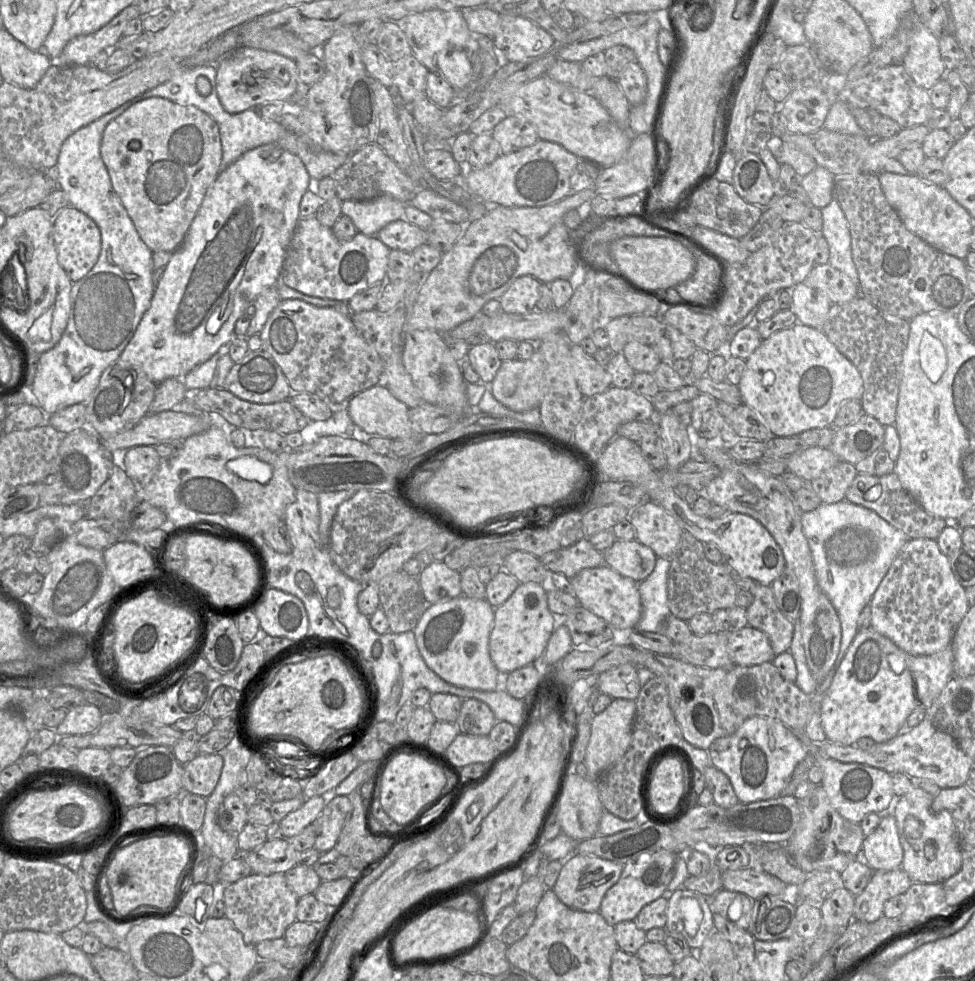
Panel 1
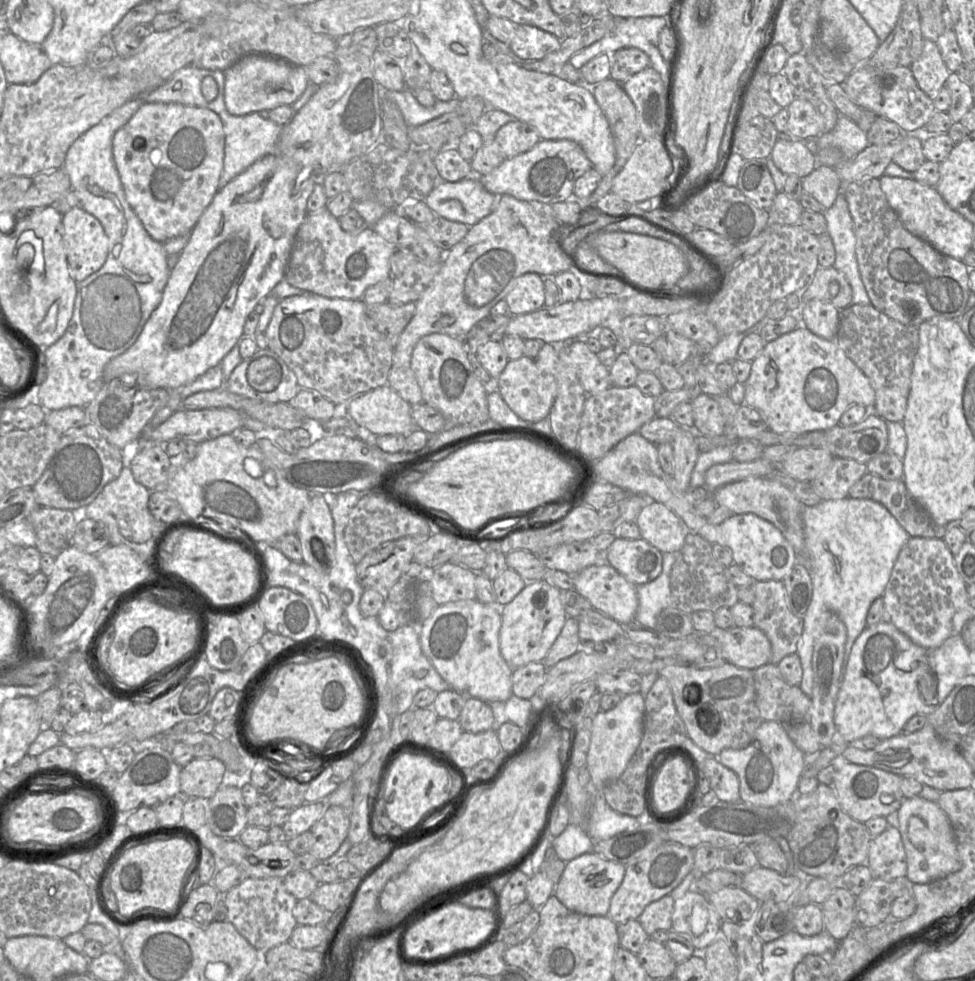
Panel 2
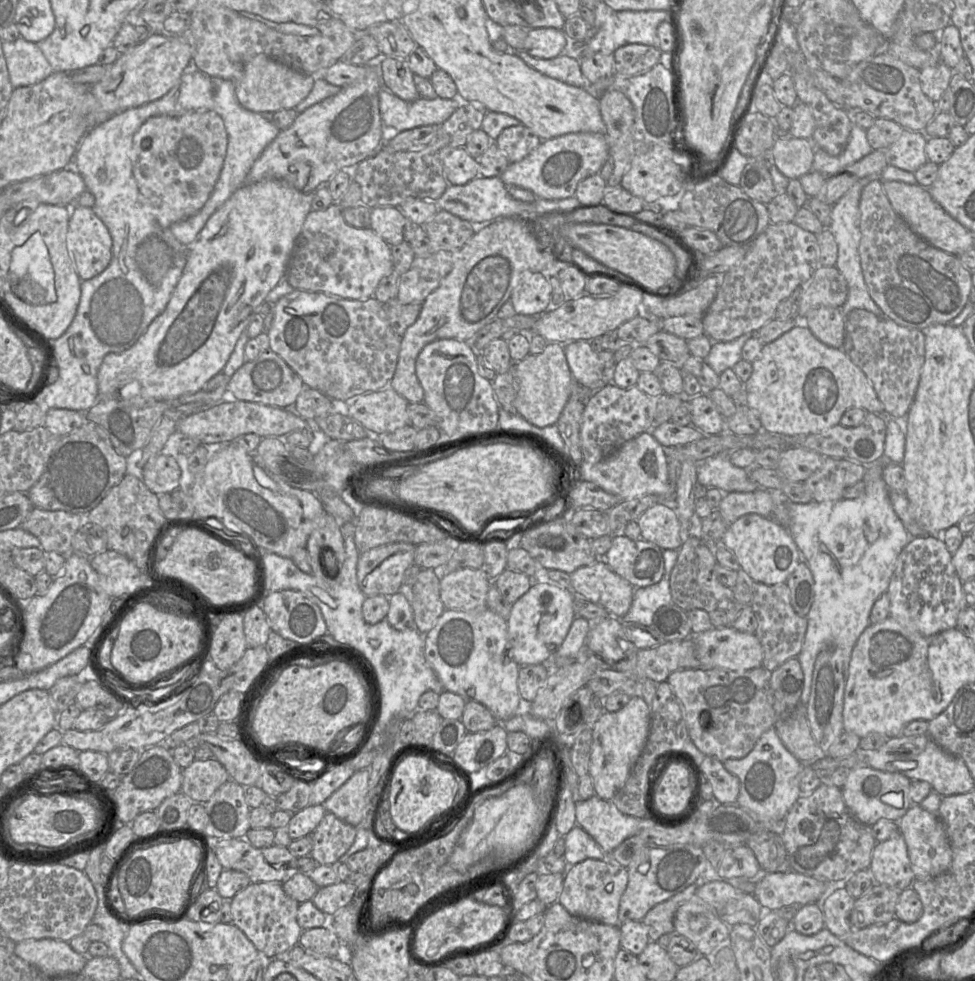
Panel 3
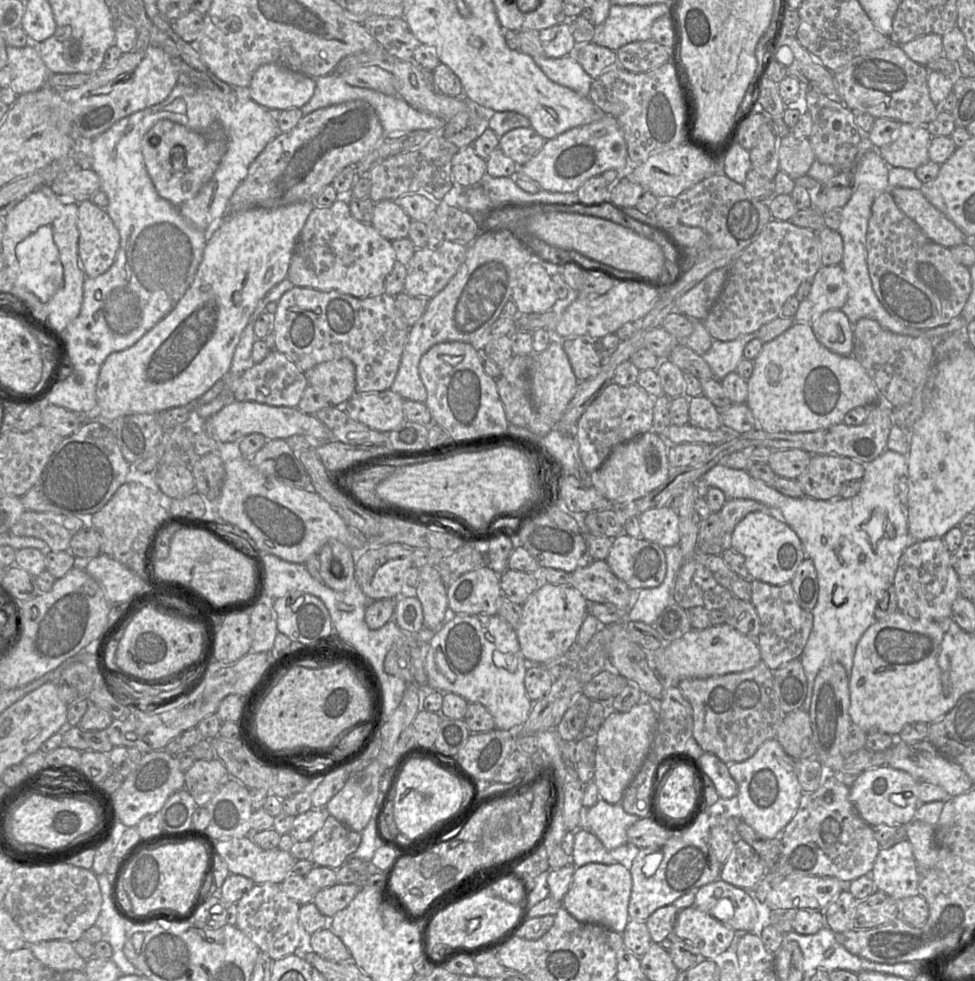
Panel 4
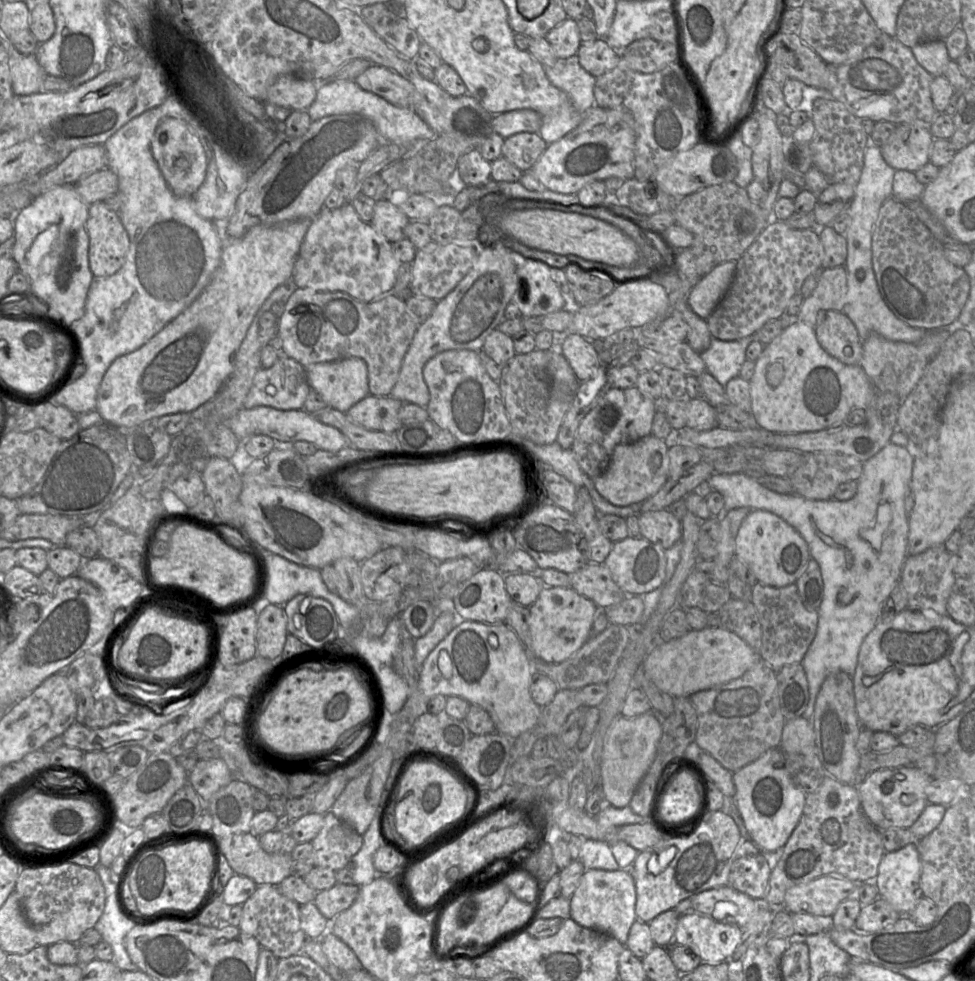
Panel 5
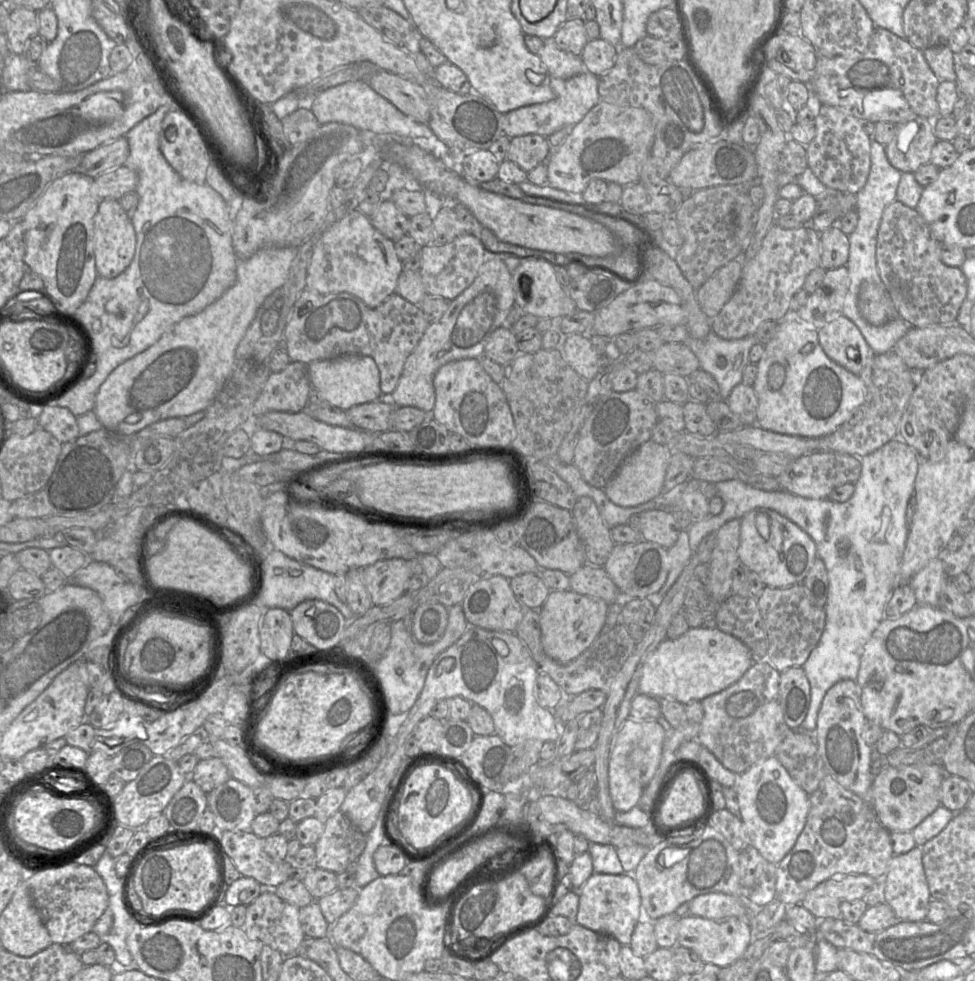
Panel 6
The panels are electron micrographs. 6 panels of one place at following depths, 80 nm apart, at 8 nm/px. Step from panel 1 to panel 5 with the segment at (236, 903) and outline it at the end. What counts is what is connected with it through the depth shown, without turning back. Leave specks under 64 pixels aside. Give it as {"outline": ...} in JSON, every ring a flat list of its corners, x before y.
{"outline":[[257,884,254,893,242,904,242,917,238,927,278,959,301,953,307,940,300,926,300,905,283,895,277,885]]}

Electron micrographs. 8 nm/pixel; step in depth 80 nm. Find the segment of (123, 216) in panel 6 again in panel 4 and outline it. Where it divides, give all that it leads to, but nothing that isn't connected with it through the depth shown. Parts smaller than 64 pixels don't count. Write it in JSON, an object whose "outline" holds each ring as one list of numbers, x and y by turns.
{"outline":[[89,200,78,206,78,254,87,278,96,278,113,265,120,234,106,210]]}

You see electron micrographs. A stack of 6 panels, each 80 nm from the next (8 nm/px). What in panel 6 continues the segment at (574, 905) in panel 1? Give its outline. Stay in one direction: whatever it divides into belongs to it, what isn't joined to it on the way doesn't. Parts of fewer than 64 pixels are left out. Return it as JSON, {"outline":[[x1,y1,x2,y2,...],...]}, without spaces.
{"outline":[[593,873,578,890,579,905,575,923,596,933,615,938,629,945,635,926,641,917,641,897,637,882,626,874]]}

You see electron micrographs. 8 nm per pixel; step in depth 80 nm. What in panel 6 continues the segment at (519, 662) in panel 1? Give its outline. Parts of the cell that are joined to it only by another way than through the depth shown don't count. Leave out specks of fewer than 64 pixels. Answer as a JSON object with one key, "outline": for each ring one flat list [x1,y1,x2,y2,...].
{"outline":[[571,589,551,590,538,610,541,644,545,654,559,663,569,663,576,659,602,632,608,606,602,599,581,595]]}

